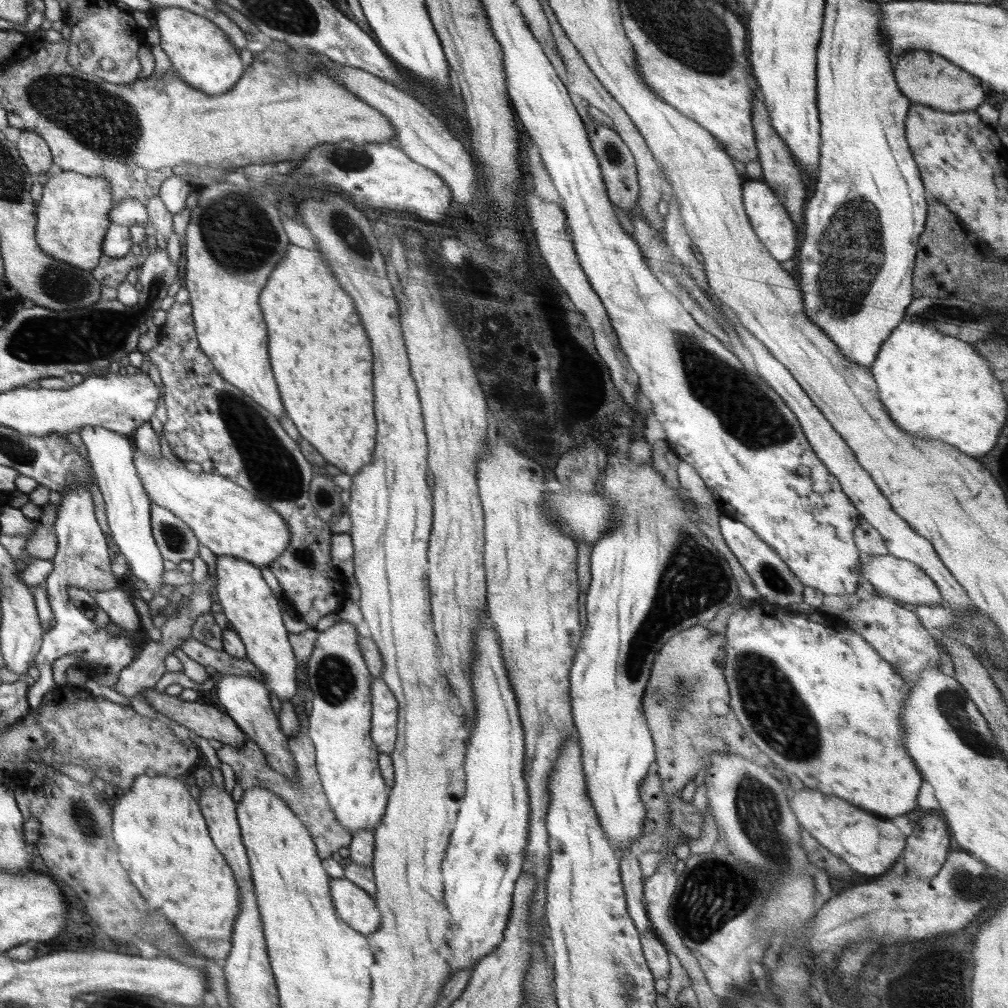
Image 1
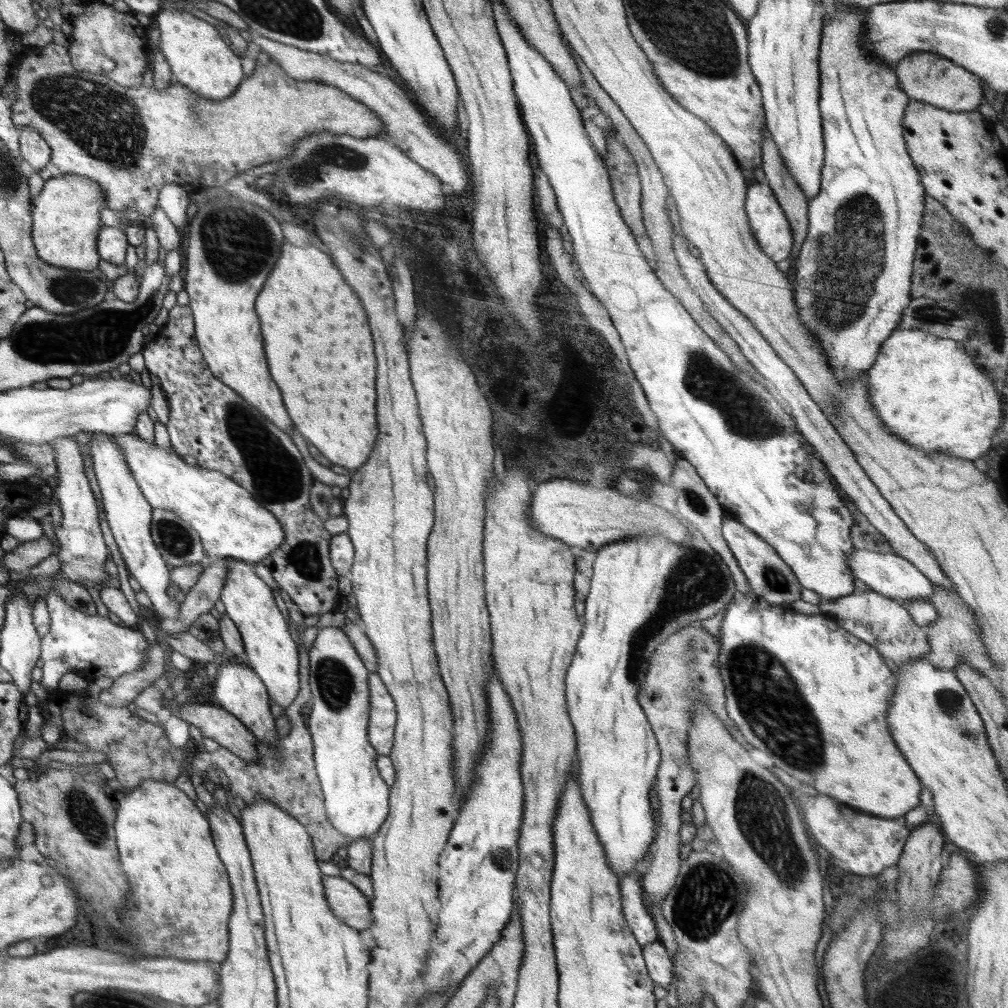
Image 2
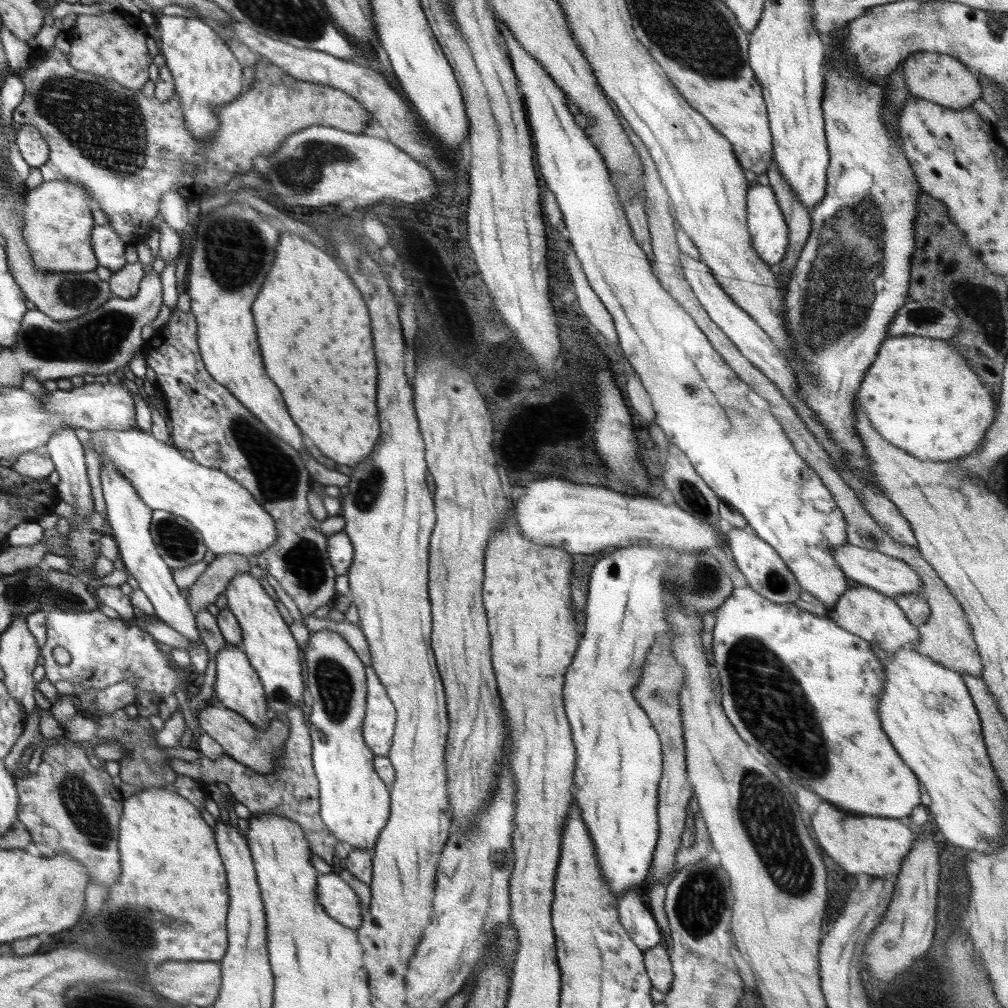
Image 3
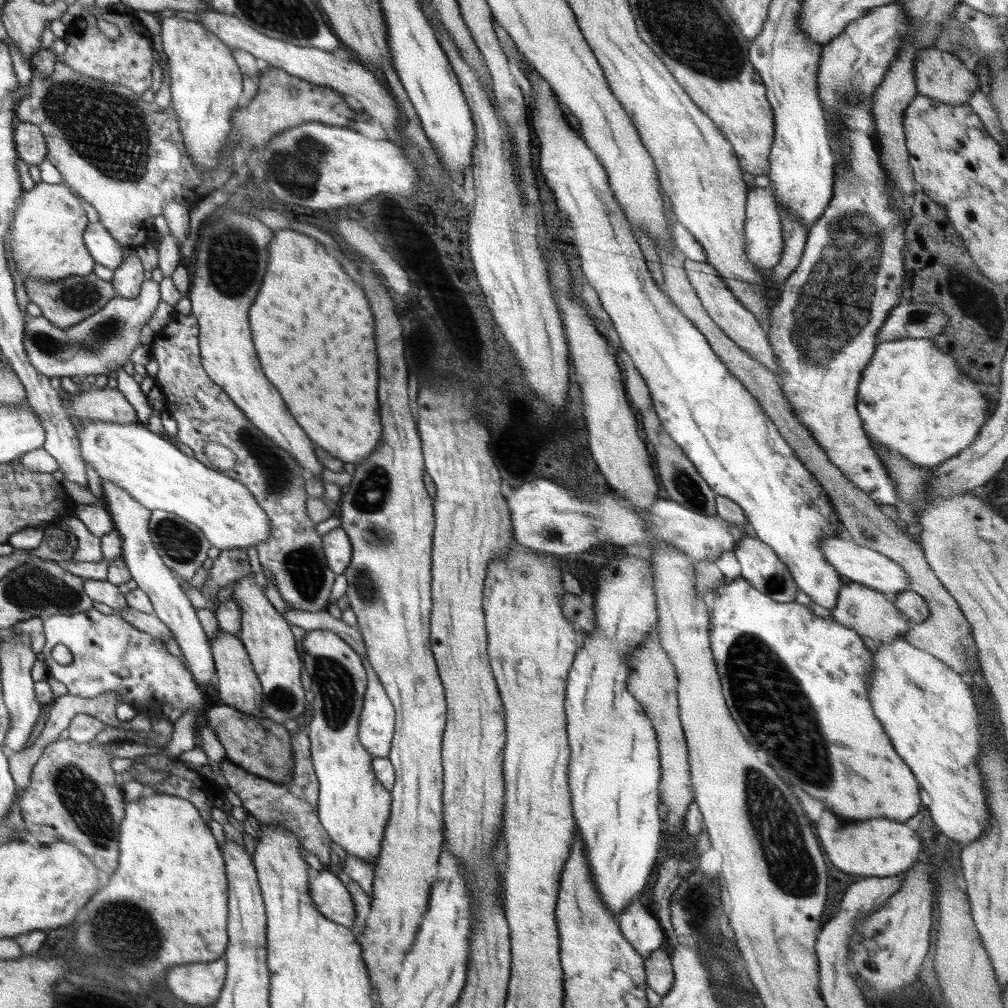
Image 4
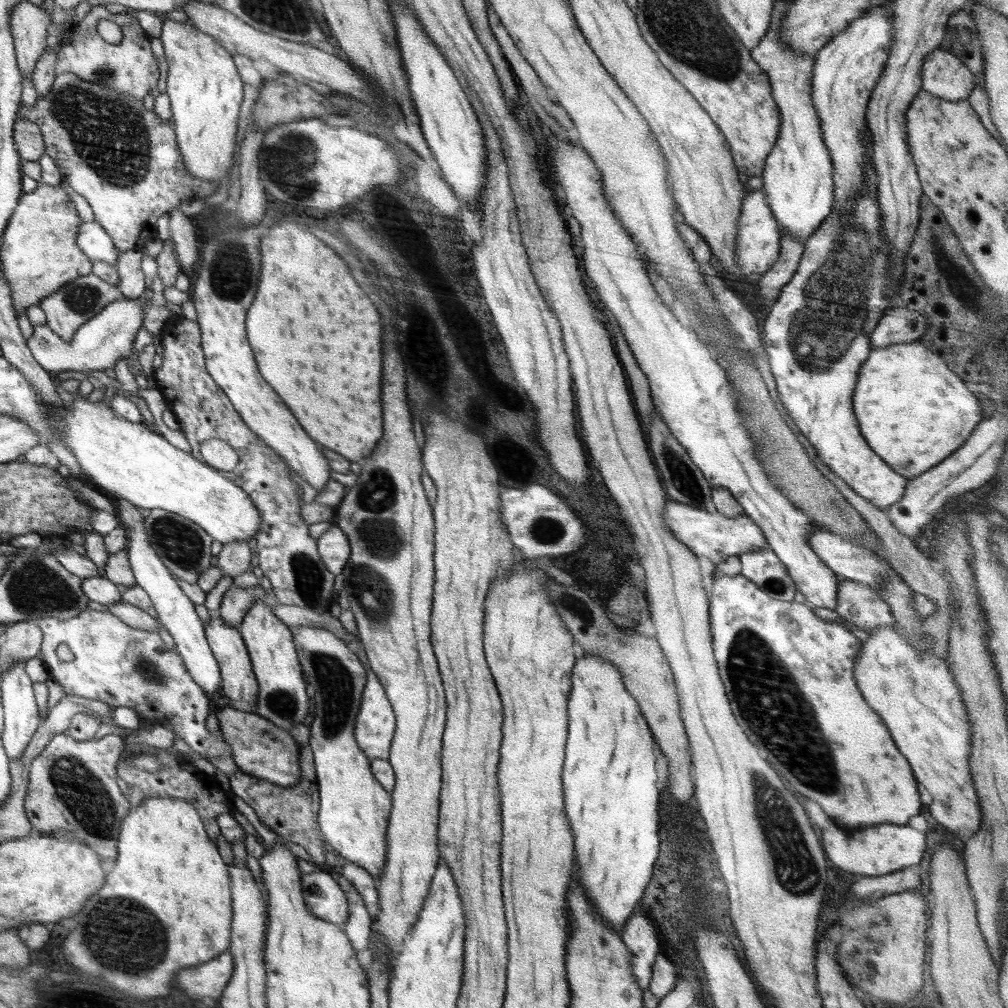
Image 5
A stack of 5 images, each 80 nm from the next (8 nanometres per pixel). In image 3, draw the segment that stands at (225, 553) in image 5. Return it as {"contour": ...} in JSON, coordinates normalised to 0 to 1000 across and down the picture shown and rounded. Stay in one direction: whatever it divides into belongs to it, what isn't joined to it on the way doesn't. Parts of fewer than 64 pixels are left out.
{"contour":[[[225,548],[215,551],[187,584],[190,606],[194,609],[196,605],[202,605],[207,599],[212,598],[220,588],[223,588],[230,573],[246,567],[250,560],[249,554],[241,550]]]}

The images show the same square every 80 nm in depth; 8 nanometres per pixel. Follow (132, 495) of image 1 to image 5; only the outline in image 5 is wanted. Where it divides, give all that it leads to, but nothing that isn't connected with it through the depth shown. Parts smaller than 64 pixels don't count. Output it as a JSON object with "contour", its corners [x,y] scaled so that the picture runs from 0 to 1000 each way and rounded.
{"contour":[[[107,491],[114,501],[118,520],[126,528],[127,556],[134,573],[134,579],[140,581],[149,591],[155,604],[156,615],[170,629],[175,645],[182,652],[182,658],[185,660],[187,667],[189,668],[189,672],[194,676],[194,679],[199,681],[203,687],[214,687],[218,683],[218,678],[220,678],[220,668],[217,656],[209,646],[208,637],[205,635],[204,622],[198,612],[194,611],[192,599],[179,585],[179,581],[175,579],[171,567],[166,561],[161,560],[161,554],[150,540],[143,520],[145,507],[142,507],[140,503],[135,503],[119,491]]]}

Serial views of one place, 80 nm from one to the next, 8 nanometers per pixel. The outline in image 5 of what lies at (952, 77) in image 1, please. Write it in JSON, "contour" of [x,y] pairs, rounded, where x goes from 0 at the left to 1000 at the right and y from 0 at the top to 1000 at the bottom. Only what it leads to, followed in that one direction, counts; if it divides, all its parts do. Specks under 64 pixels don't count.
{"contour":[[[933,48],[918,56],[914,76],[914,89],[944,101],[959,98],[970,82],[949,56]]]}

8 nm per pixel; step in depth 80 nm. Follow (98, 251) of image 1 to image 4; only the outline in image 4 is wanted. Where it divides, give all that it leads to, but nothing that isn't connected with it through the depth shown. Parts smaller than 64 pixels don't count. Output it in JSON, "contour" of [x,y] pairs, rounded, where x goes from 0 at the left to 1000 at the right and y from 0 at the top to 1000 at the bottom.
{"contour":[[[40,180],[21,194],[21,202],[14,212],[10,246],[12,256],[25,279],[28,275],[57,279],[69,273],[86,273],[95,265],[83,240],[88,218],[80,195],[63,183]]]}

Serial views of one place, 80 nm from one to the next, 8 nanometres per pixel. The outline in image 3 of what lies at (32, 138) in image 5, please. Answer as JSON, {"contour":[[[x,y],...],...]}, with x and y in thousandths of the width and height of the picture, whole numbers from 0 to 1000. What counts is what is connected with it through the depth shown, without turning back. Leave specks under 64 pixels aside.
{"contour":[[[30,124],[18,125],[15,140],[23,158],[31,166],[42,166],[50,158],[50,145],[39,127]]]}

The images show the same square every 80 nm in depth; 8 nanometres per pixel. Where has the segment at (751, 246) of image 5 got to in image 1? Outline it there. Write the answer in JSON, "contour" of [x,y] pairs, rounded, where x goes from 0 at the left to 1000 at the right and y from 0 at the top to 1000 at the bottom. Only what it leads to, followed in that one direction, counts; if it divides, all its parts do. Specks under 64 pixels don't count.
{"contour":[[[756,178],[740,180],[736,184],[737,203],[745,225],[752,233],[754,240],[772,260],[784,258],[792,252],[790,245],[791,224],[783,215],[782,209],[774,195]]]}

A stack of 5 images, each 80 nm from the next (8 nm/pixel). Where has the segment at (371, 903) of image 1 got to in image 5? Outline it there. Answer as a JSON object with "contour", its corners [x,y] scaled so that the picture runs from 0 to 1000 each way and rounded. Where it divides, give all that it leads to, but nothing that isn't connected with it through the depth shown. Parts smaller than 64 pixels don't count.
{"contour":[[[319,863],[302,866],[300,882],[305,900],[318,913],[338,920],[345,914],[344,889],[327,866]]]}

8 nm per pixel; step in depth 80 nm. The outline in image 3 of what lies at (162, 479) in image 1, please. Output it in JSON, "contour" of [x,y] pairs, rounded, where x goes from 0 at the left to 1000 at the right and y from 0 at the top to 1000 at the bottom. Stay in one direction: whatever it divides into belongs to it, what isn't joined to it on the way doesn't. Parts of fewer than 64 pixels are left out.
{"contour":[[[135,424],[89,427],[91,445],[97,455],[109,457],[130,477],[134,487],[155,508],[164,506],[184,514],[197,525],[202,539],[213,551],[233,548],[247,554],[257,551],[277,534],[273,515],[249,491],[244,482],[218,465],[186,456],[169,438],[159,438],[150,430]]]}

